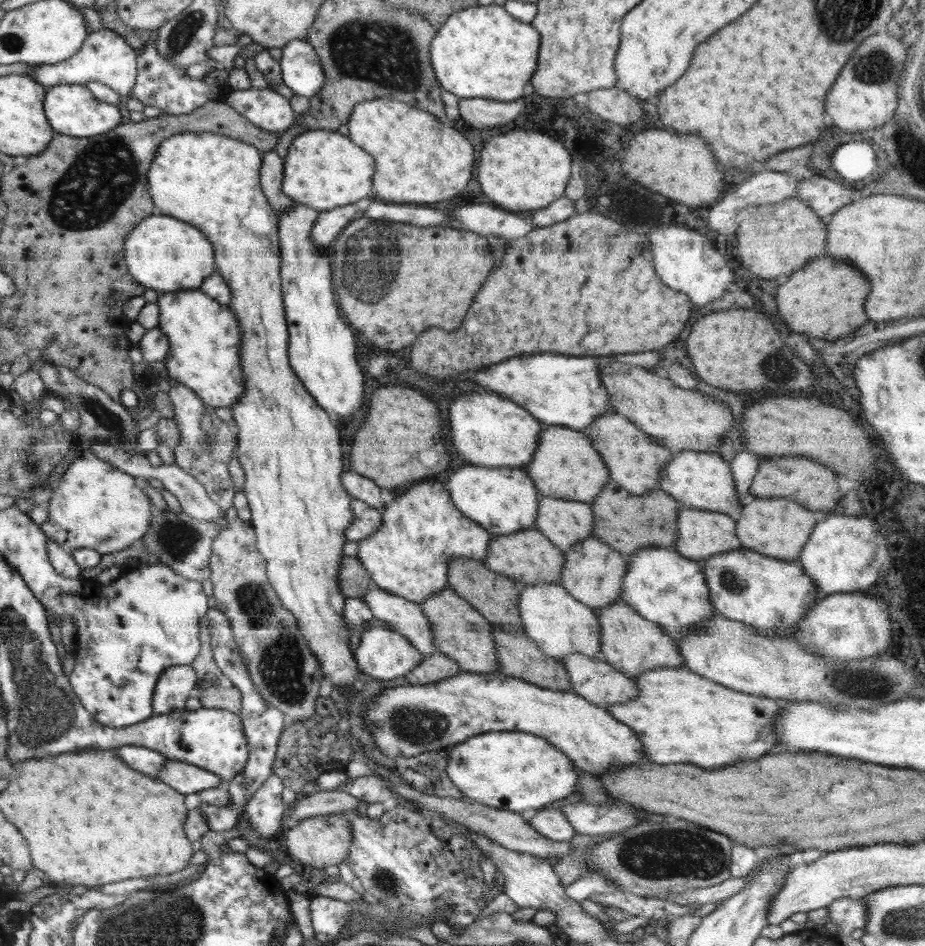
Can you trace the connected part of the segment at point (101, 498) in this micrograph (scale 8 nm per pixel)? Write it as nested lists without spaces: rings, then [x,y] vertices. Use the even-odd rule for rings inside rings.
[[[84,447],[63,476],[58,480],[49,500],[48,522],[39,524],[39,529],[50,539],[59,542],[62,548],[69,553],[80,549],[93,549],[100,555],[113,554],[130,548],[134,542],[143,540],[153,517],[154,508],[146,498],[146,492],[138,488],[138,479],[124,474],[122,470],[112,468],[108,462],[100,460],[89,447]]]

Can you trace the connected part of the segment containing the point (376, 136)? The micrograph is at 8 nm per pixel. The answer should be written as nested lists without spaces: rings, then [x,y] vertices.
[[[374,98],[357,104],[347,125],[347,137],[375,160],[374,190],[384,202],[442,202],[458,196],[472,178],[474,150],[470,142],[426,110],[396,99]]]

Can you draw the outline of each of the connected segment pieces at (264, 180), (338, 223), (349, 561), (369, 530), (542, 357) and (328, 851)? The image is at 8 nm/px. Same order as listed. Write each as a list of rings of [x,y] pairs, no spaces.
[[[276,150],[262,154],[262,166],[260,169],[261,189],[268,199],[272,210],[277,213],[285,212],[293,207],[295,201],[283,193],[283,168],[282,159]]]
[[[356,202],[320,213],[311,230],[311,241],[329,252],[331,243],[341,230],[344,230],[344,226],[348,226],[356,218],[356,214],[358,214]]]
[[[343,557],[338,575],[341,593],[345,598],[363,598],[372,584],[371,574],[356,557]]]
[[[351,497],[351,509],[353,512],[352,524],[346,529],[345,538],[350,542],[360,542],[374,534],[383,522],[380,510],[360,499]]]
[[[536,354],[510,358],[502,364],[478,370],[474,380],[504,398],[513,400],[546,425],[561,425],[585,432],[600,415],[613,413],[610,397],[598,376],[598,360],[562,354]]]
[[[324,814],[306,818],[300,824],[289,825],[284,833],[287,852],[294,863],[324,869],[328,865],[339,866],[341,862],[347,862],[353,835],[350,824],[340,815]]]

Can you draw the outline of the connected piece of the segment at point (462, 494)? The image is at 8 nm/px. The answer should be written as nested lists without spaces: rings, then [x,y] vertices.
[[[464,466],[452,474],[448,484],[454,506],[483,526],[492,538],[535,528],[540,496],[524,468]]]

